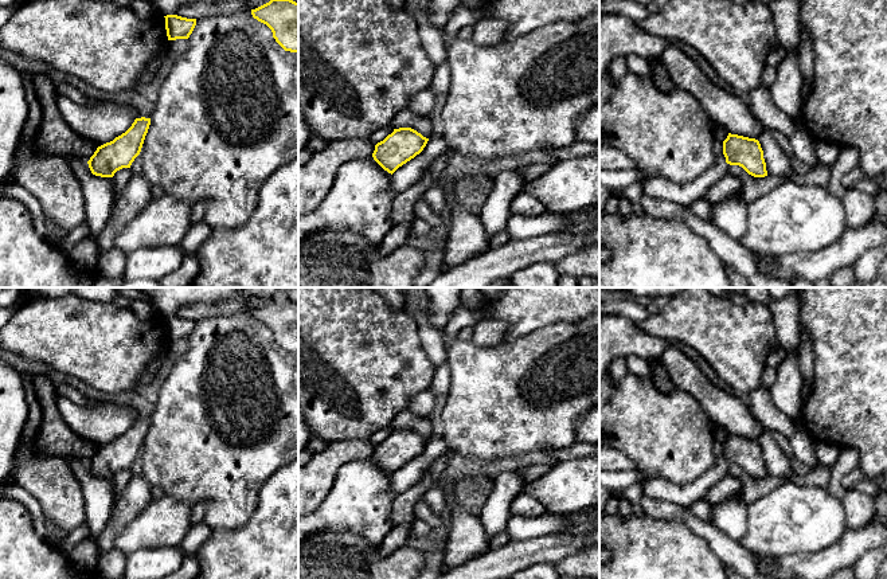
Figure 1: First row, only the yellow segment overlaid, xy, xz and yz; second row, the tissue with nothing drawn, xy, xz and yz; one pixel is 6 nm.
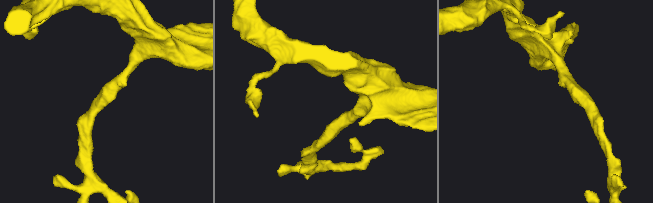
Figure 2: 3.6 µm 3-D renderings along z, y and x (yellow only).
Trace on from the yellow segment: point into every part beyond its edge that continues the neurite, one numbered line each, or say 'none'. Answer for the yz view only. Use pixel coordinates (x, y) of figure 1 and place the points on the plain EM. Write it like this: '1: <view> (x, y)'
1: yz (684, 495)

